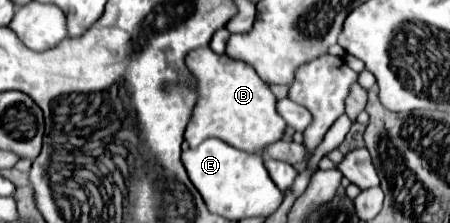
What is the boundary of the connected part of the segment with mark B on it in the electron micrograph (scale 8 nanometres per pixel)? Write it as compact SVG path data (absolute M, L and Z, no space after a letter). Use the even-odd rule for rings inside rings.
M204 47L194 49L186 55L186 69L196 79L198 93L188 127L184 131L184 139L192 149L198 147L204 139L216 137L236 149L262 153L266 145L278 141L284 135L286 121L278 115L274 107L276 97L250 65L242 61L232 61L226 55L218 57L210 51L210 47Z

